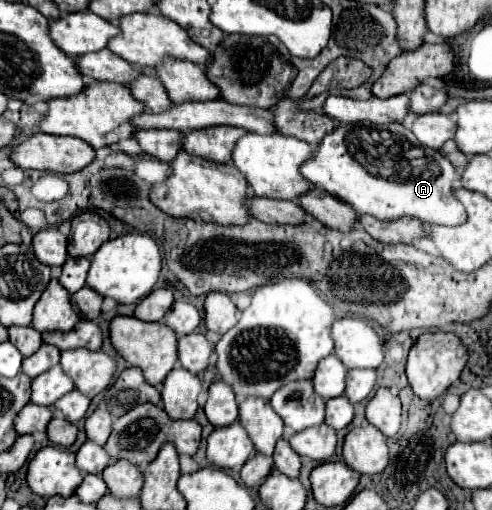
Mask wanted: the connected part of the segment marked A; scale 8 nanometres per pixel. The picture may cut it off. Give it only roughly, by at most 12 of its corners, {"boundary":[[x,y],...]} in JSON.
{"boundary":[[341,124],[301,174],[385,222],[457,226],[461,176],[401,124]]}

